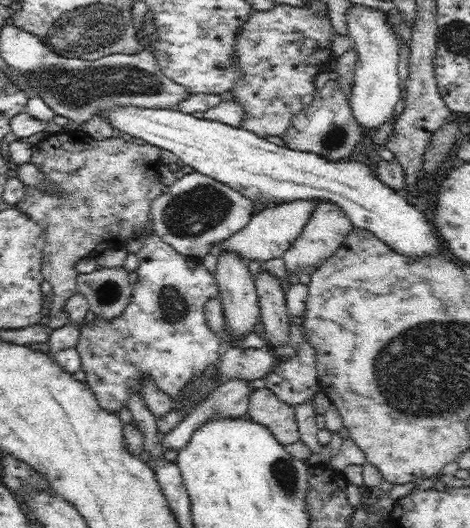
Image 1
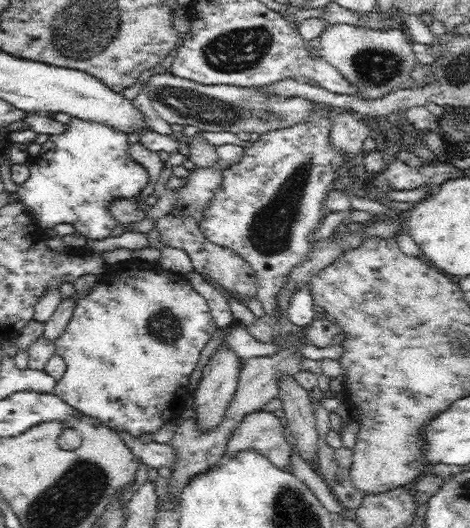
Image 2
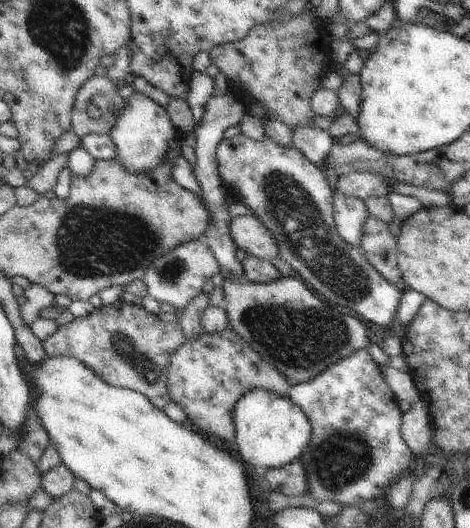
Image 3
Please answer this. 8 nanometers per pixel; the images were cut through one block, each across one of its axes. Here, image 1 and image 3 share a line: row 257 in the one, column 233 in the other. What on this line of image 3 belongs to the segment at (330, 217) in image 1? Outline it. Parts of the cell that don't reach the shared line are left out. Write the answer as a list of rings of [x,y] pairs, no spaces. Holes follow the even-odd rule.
[[[293,277],[276,282],[223,282],[229,326],[293,385],[308,382],[343,358],[371,345],[359,316],[325,302],[304,282]]]

